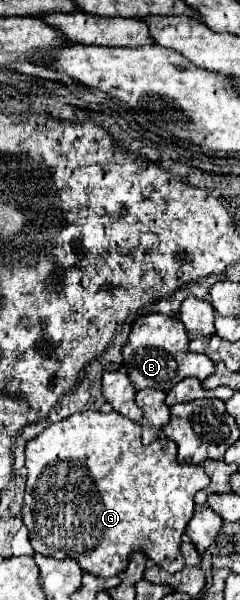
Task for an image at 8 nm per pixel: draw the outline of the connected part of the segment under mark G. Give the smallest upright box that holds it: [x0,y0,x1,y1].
[22,412,210,578]

